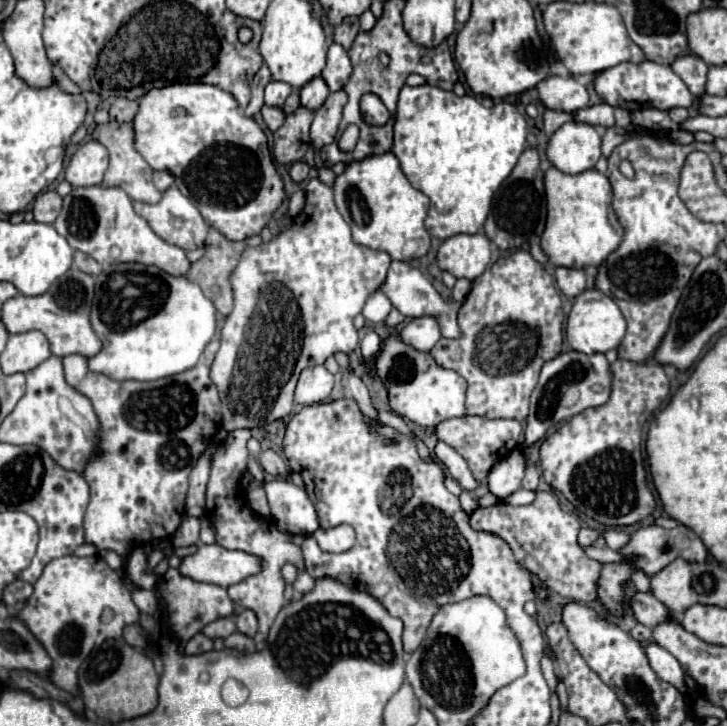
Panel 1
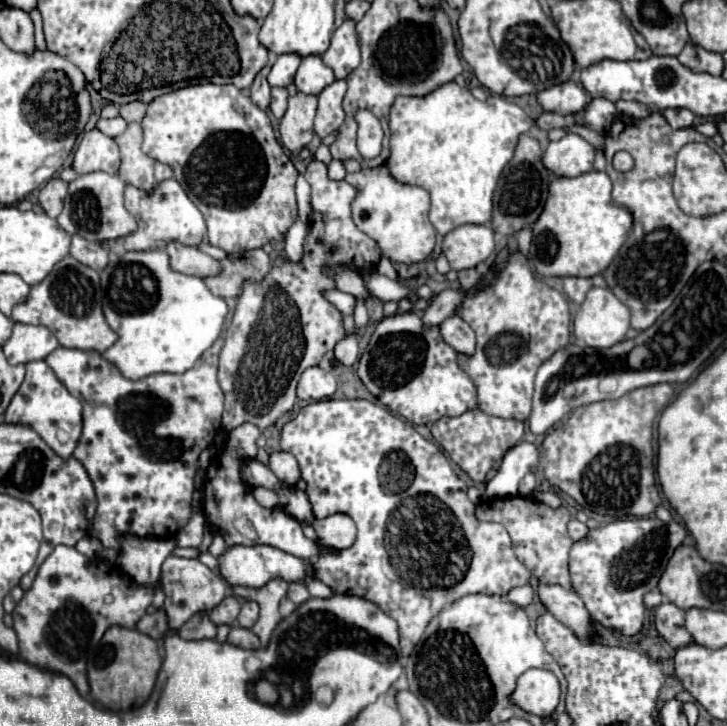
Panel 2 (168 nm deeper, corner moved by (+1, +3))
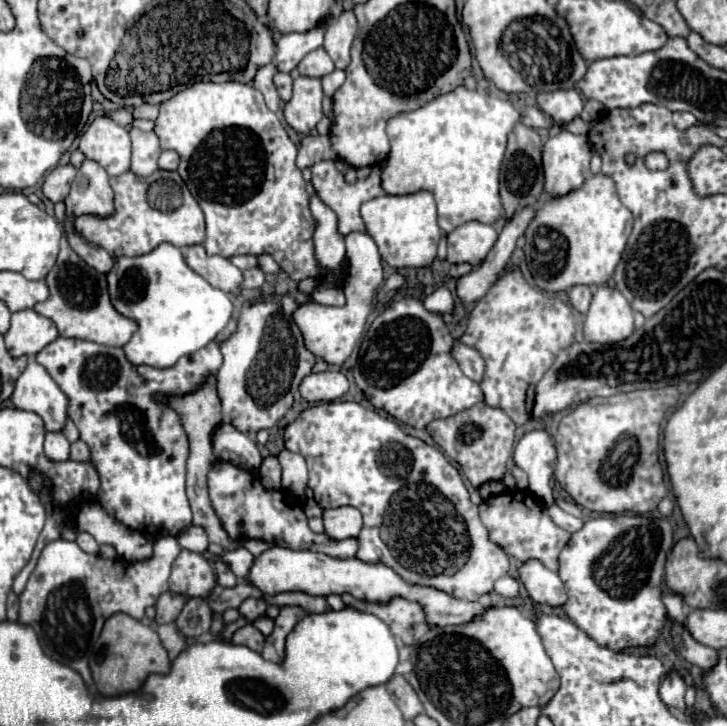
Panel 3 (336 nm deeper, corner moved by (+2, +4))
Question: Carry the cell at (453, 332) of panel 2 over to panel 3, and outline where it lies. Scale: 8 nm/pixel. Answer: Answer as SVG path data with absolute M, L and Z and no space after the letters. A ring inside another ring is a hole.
M455 340L453 348L451 348L451 354L459 362L461 370L465 372L465 376L469 376L475 382L481 380L481 376L485 372L485 364L481 360L481 354L473 346L467 346L461 340Z

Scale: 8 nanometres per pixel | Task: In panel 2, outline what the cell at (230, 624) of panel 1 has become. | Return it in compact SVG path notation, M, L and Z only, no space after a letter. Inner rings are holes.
M224 597L220 605L216 605L212 611L210 611L210 619L216 623L216 625L232 625L236 623L236 617L240 613L240 599L236 597Z

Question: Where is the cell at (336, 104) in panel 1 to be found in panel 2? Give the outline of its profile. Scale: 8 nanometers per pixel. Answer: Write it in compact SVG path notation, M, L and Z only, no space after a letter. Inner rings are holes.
M336 79L318 95L318 111L314 121L314 133L318 137L326 137L344 123L344 109L342 109L344 93L346 93L346 81Z

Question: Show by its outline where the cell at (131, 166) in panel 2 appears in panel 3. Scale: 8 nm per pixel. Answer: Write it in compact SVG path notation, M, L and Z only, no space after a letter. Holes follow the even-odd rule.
M131 128L129 136L133 146L131 172L137 176L151 176L157 170L157 158L161 154L155 132L143 132L139 128Z

